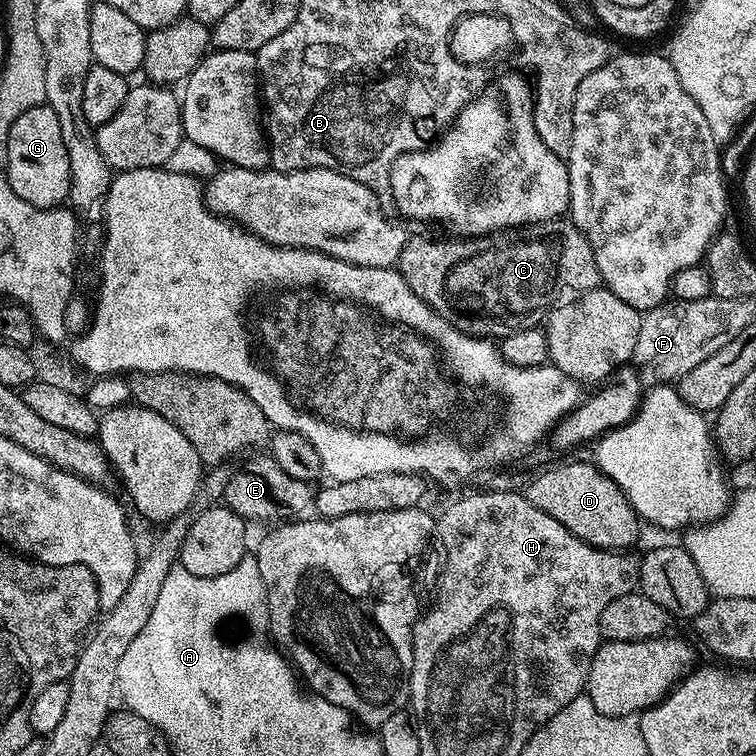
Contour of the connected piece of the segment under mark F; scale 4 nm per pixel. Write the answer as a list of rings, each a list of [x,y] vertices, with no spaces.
[[[710,295],[698,302],[669,299],[649,312],[643,313],[638,330],[638,346],[634,346],[631,363],[652,382],[676,382],[690,374],[698,362],[706,362],[710,354],[722,350],[730,338],[738,338],[754,318],[753,301],[727,300]]]

